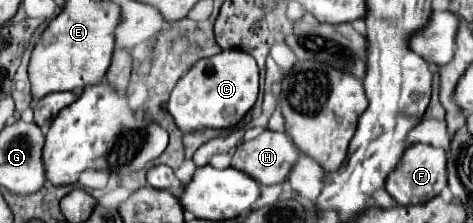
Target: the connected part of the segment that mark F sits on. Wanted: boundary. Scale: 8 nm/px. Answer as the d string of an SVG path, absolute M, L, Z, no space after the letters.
M415 144L405 150L401 162L397 168L389 174L385 186L387 192L401 204L401 206L411 206L411 204L425 204L431 198L435 198L445 186L447 186L447 152L443 148L433 148L429 144Z

